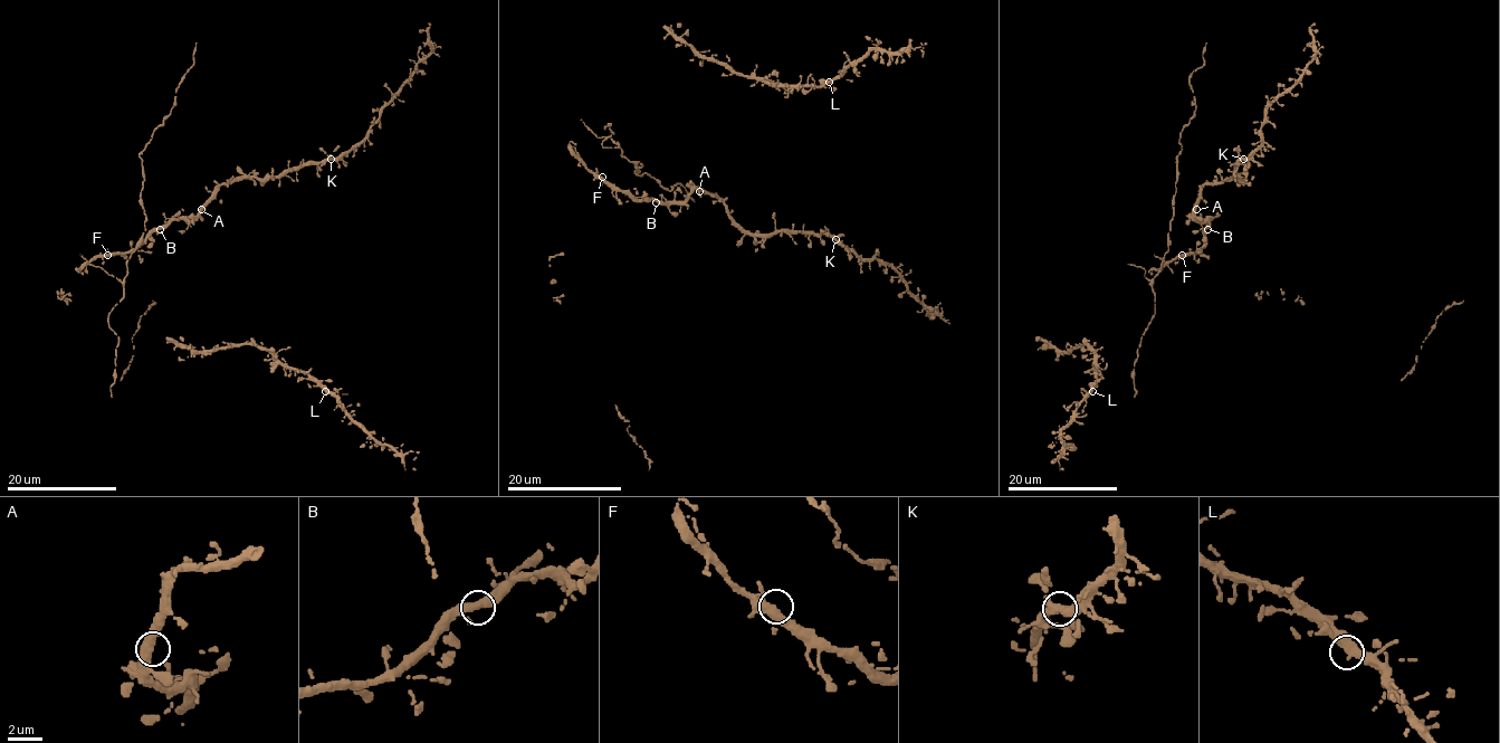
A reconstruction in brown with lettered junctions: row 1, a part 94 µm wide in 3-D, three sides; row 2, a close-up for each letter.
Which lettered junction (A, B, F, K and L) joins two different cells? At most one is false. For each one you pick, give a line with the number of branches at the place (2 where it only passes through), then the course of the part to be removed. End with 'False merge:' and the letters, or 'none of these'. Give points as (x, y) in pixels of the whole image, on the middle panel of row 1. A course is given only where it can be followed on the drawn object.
False merge: none of these

